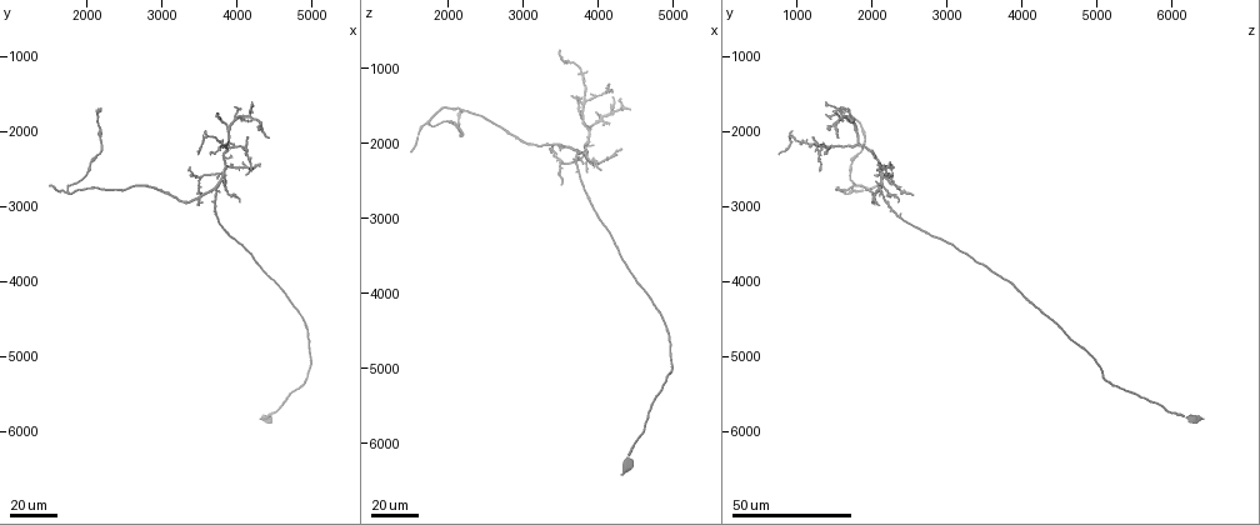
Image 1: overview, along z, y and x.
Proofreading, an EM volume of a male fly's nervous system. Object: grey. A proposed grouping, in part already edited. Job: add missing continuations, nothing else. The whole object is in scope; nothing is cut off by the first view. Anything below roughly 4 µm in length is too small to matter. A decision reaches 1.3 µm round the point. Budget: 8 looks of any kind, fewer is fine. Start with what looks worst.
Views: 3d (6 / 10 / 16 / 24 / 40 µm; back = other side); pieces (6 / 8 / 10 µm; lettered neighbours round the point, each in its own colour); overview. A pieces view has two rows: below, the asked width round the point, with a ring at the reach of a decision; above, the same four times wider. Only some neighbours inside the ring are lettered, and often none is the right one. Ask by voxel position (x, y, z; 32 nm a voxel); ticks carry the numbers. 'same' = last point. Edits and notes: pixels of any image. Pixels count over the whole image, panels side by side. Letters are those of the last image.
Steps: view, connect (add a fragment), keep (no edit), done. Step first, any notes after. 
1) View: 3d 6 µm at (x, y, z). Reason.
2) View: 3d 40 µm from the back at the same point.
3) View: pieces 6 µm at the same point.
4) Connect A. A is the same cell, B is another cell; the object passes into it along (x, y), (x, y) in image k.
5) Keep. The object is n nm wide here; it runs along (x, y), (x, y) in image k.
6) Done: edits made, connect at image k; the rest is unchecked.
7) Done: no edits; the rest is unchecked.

View: 3d 40 µm at (3850, 2750, 2350). An open end.

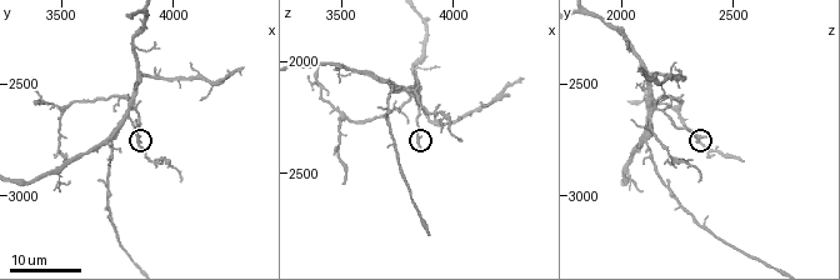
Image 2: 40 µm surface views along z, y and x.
View: pieces 6 µm at (3840, 2730, 2390).

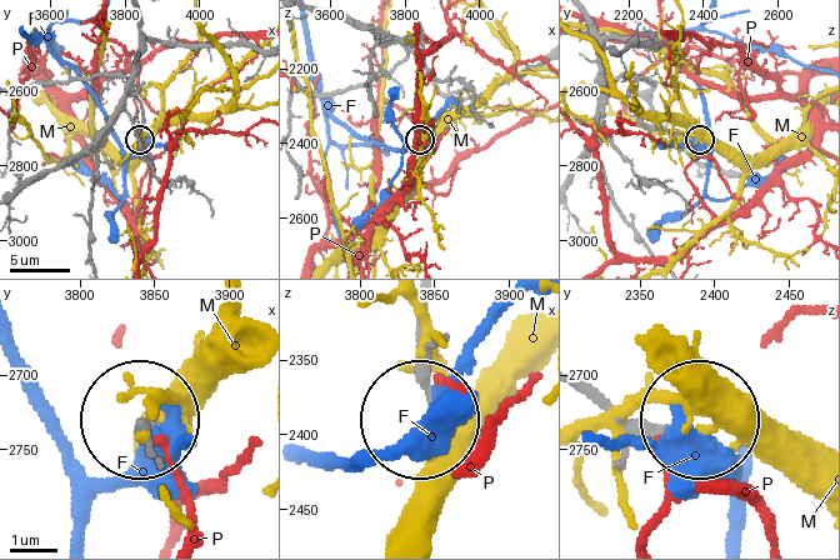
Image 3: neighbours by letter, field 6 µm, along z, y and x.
Keep. F, M and P are other cells; no lettered fragment goes on from it.

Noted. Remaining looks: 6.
View: 3d 40 µm at (1500, 2700, 2100). Tapers out.

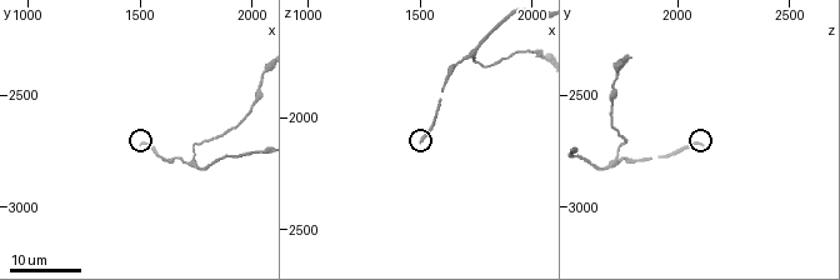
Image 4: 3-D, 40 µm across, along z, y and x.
View: pieces 10 µm at (1510, 2730, 2110).

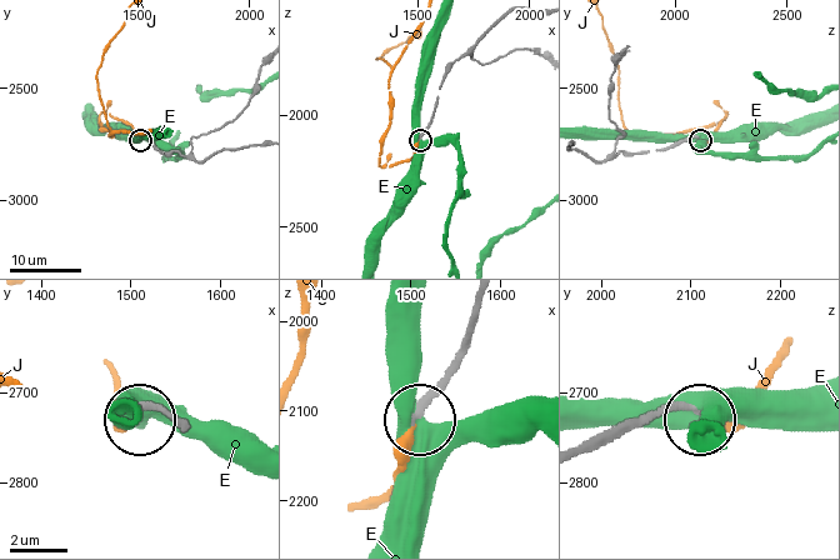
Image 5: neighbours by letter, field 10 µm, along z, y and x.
Connect J. J is the same cell, E is another cell; it goes on there.

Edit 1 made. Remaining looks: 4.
View: 3d 40 µm at (4200, 1850, 1600).

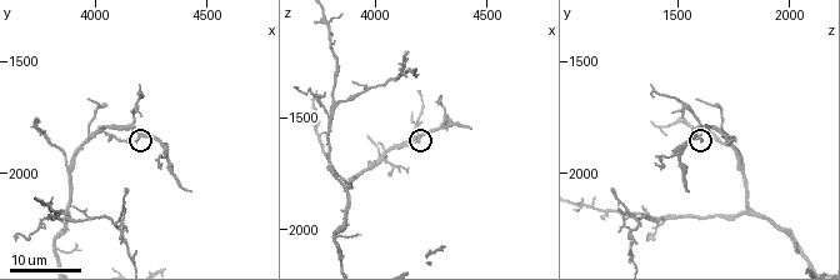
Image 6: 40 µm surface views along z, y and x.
View: pieces 6 µm at (4180, 1860, 1610).

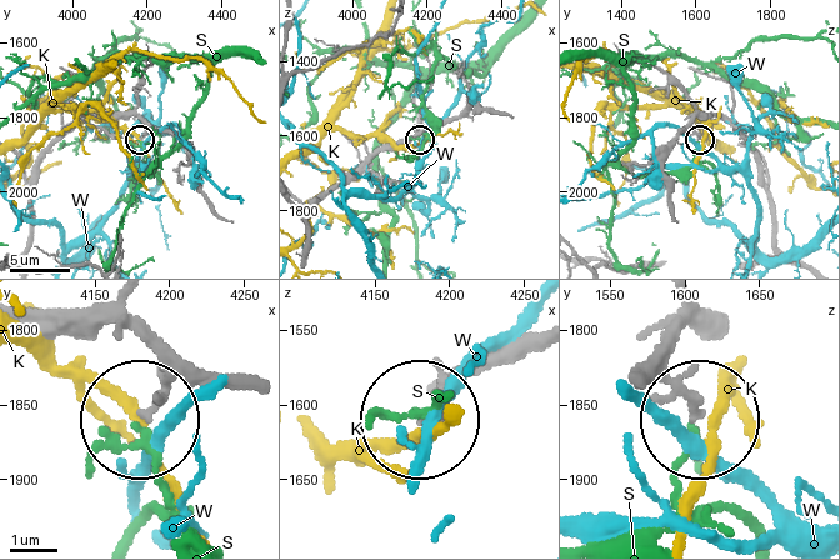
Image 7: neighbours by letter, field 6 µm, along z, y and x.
Keep. K, S and W are other cells; it runs along (725, 318), (694, 321), (674, 354), (694, 421) in image 7; no lettered fragment goes on from it.

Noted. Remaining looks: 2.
View: 3d 40 µm at (4200, 2500, 1350). Free end.

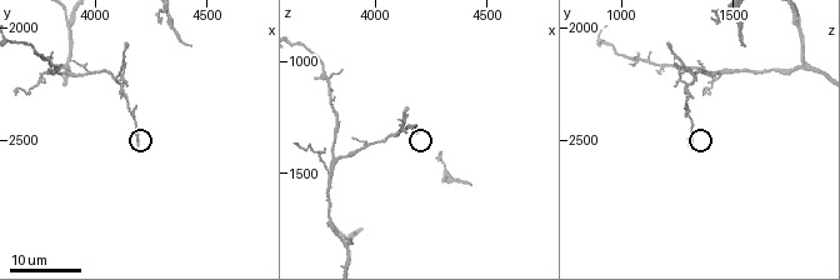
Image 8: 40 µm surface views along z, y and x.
View: pieces 10 µm at (4200, 2530, 1310). What lies round it.

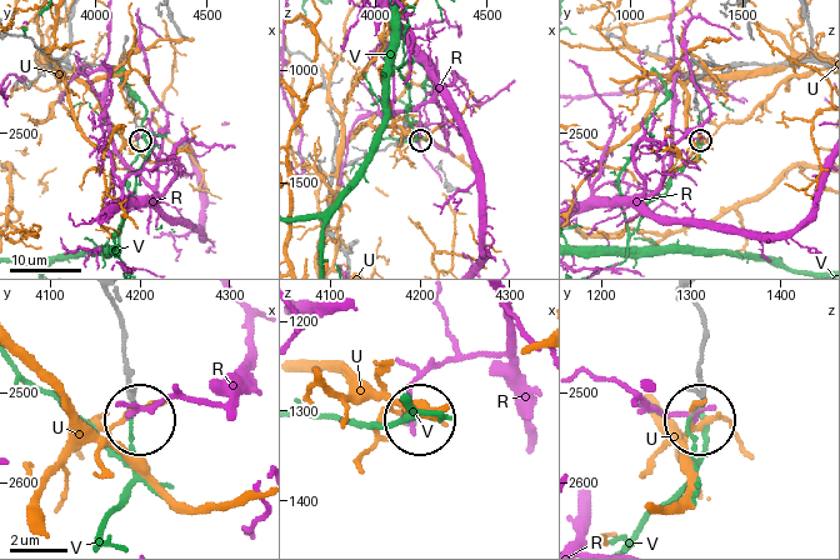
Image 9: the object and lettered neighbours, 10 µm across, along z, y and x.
Keep. R, U and V are other cells; it runs along (693, 303), (706, 339), (695, 415) in image 9; no lettered fragment goes on from it.

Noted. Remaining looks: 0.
Done: edits made, connect at image 5; the rest is unchecked.

